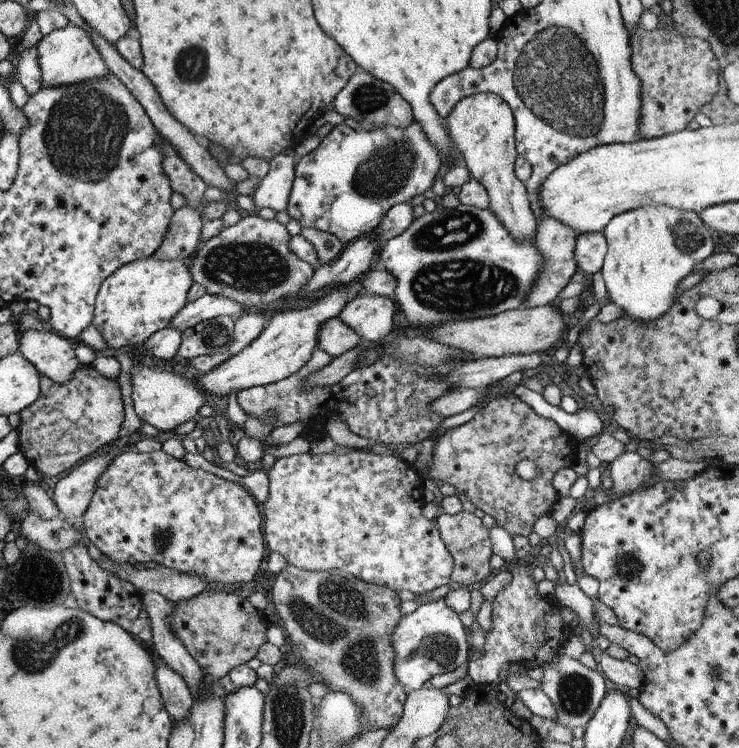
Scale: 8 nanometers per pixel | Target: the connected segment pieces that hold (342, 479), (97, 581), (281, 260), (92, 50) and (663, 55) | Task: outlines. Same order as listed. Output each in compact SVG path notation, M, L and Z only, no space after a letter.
M352 451L343 455L321 454L312 455L300 453L298 455L284 456L274 461L273 466L266 474L268 476L268 497L262 504L263 530L262 535L268 549L278 552L286 560L287 564L293 565L308 571L339 571L351 574L355 578L365 582L376 584L379 587L386 587L398 593L400 590L407 590L411 594L421 594L427 590L433 590L438 586L451 585L449 573L452 569L452 558L447 552L443 541L438 535L438 530L433 521L423 517L421 508L425 504L424 492L428 488L427 482L419 476L414 466L410 463L398 460L395 457L382 456L364 451Z
M73 545L68 551L62 553L62 561L70 582L70 596L73 596L77 606L102 621L117 623L125 632L145 645L150 644L152 639L150 620L147 616L145 607L141 602L141 592L129 582L121 580L119 577L108 573L95 564L91 558L91 548L83 545Z
M244 213L240 220L229 227L222 228L216 236L198 245L194 254L186 261L188 273L193 283L204 288L207 295L223 297L243 307L256 306L263 308L296 293L314 273L310 264L299 260L288 245L290 234L287 229L275 219L265 220L259 215Z
M72 23L42 36L35 47L36 61L41 75L40 88L63 87L90 80L97 81L110 74L87 32Z
M659 3L648 9L656 14L658 25L651 31L634 26L630 34L629 44L632 50L631 68L640 80L640 138L659 138L674 132L682 131L693 125L693 116L700 112L700 108L707 106L718 91L721 82L721 73L718 69L718 60L707 41L699 37L680 35L672 25L670 13L661 13Z

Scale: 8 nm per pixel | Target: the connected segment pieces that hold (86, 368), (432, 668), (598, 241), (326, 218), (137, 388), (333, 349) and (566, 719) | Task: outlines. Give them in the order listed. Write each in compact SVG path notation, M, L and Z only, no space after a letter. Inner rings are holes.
M91 364L77 367L72 377L61 384L54 383L45 375L40 375L39 388L39 398L18 412L19 422L16 430L18 450L41 477L53 478L67 472L73 464L81 462L81 457L95 452L105 444L111 444L118 437L117 432L124 419L124 404L118 382L101 376Z
M439 598L439 600L428 602L427 604L420 604L413 612L400 616L391 633L390 643L393 649L393 674L406 692L420 689L426 680L429 682L433 675L451 672L460 664L468 662L472 649L465 641L464 626L461 625L457 615L445 604L444 598Z
M600 232L577 234L572 253L581 273L592 274L600 270L606 253L605 239Z
M411 119L406 127L391 125L364 130L349 121L336 124L317 147L301 158L294 166L294 179L288 194L286 212L301 227L315 229L336 236L343 245L371 233L383 215L396 204L409 203L413 196L428 194L435 174L442 172L442 158L427 140L420 124Z
M150 360L135 361L134 367L130 371L132 386L130 397L135 414L141 422L147 422L149 426L153 426L157 430L171 434L176 426L179 426L181 422L191 420L199 407L210 401L198 388L196 380L189 382L189 380L181 378L179 374L165 372L161 365L162 363Z
M331 317L322 324L316 334L316 346L326 352L331 358L347 352L347 349L361 344L360 336L343 324L337 317Z
M561 654L555 655L550 663L542 666L542 676L539 682L539 690L543 691L552 702L555 722L570 730L577 726L584 727L591 720L607 692L604 676L599 670L589 669L574 658Z

